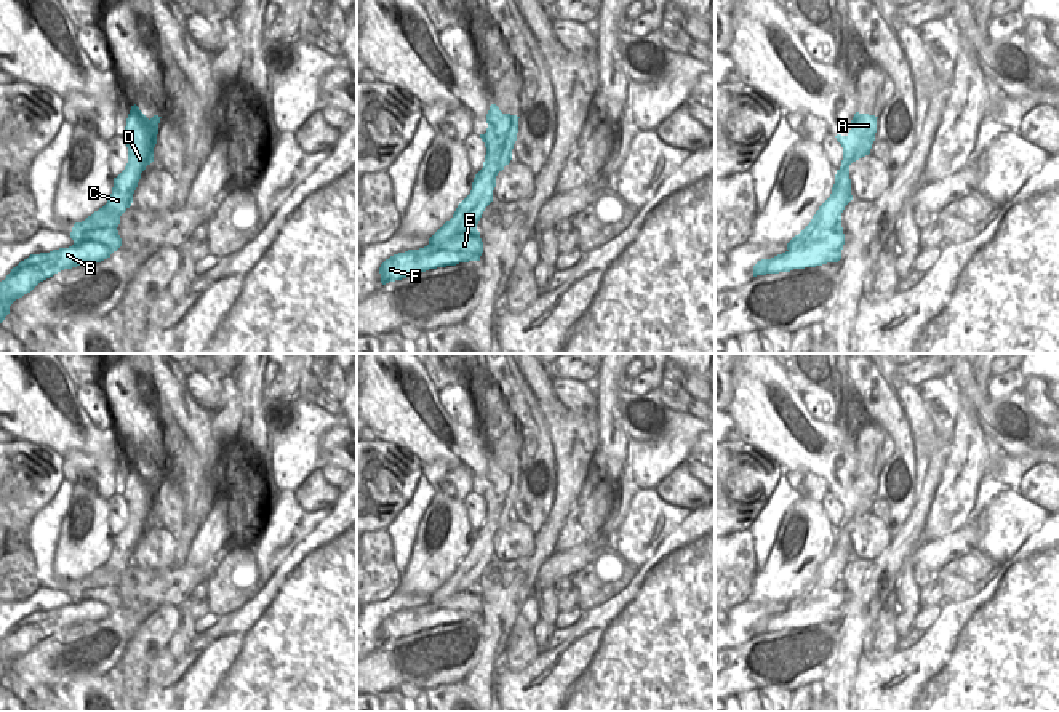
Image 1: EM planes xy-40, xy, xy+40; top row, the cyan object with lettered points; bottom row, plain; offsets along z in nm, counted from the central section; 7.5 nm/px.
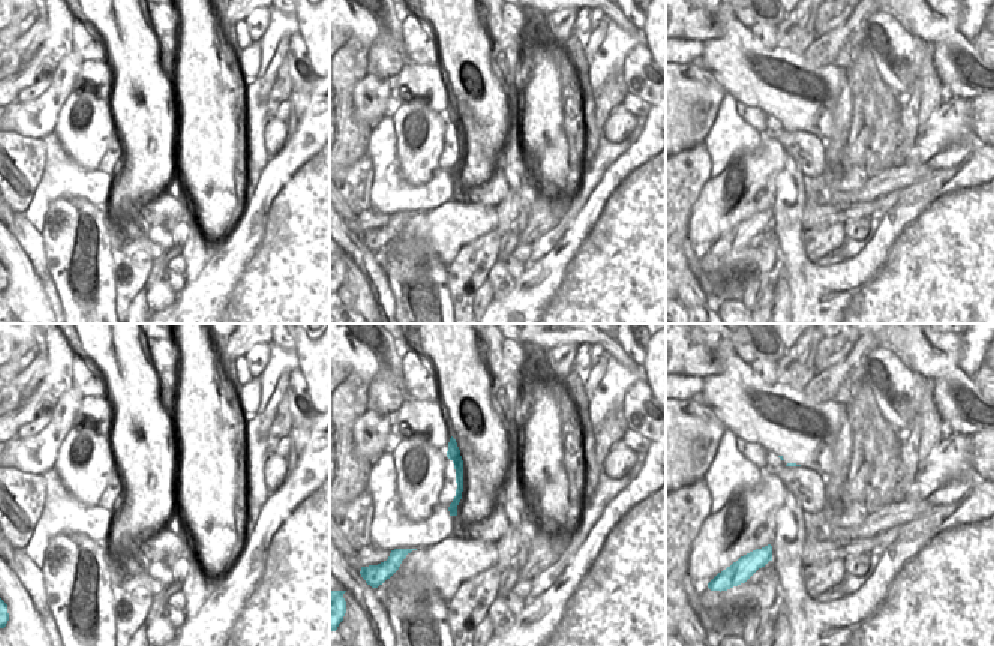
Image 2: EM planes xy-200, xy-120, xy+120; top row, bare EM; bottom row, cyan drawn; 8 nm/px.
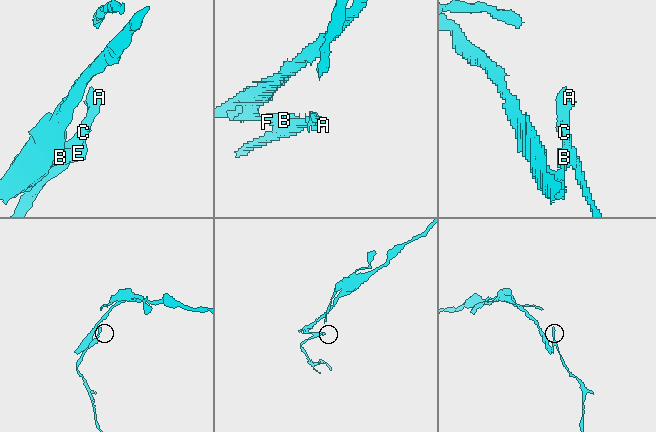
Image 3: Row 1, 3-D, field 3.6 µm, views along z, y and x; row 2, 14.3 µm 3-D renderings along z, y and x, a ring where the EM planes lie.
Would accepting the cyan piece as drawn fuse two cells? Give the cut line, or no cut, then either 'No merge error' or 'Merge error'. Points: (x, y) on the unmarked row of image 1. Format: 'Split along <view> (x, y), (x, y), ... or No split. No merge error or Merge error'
Split along xy+40 (840, 584), (803, 605), (789, 608). Merge error

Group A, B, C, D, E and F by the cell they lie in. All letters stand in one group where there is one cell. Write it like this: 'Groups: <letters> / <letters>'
Groups: A C D / B E F

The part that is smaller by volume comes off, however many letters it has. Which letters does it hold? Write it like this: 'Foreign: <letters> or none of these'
Foreign: A, C, D

